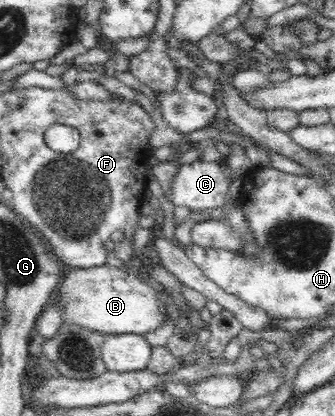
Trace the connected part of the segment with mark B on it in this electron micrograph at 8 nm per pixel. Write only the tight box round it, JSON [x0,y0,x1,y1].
[57,266,168,335]

